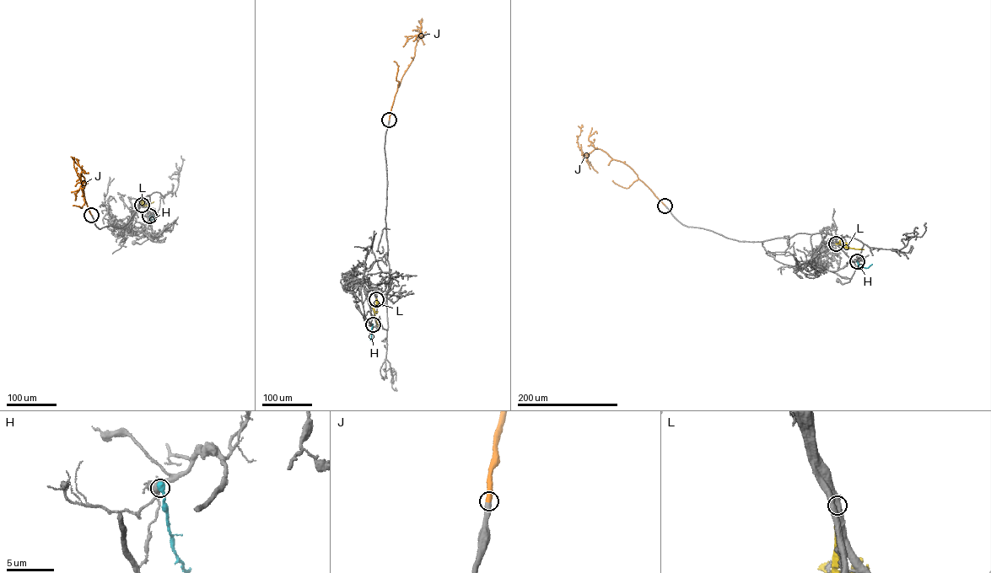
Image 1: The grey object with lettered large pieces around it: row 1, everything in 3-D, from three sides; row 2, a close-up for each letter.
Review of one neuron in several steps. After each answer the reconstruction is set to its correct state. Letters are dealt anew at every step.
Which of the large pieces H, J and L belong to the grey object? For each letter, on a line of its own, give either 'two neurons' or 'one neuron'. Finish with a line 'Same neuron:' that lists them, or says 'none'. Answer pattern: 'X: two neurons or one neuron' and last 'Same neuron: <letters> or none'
H: two neurons
J: one neuron
L: two neurons
Same neuron: J

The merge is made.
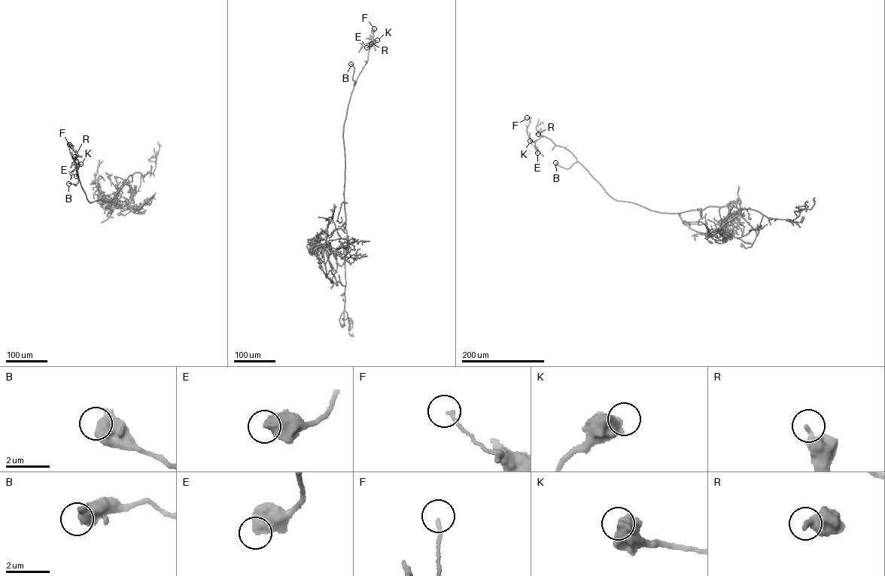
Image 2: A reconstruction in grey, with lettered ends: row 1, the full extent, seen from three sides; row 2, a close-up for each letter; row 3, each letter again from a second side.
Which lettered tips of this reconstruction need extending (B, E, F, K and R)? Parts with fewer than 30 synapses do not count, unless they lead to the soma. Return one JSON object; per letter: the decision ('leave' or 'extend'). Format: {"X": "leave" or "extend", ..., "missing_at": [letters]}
{"B": "leave", "E": "leave", "F": "leave", "K": "leave", "R": "leave", "missing_at": []}

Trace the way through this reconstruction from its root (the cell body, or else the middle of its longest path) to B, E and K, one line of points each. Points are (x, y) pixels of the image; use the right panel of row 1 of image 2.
B: (742, 245), (751, 247), (756, 233), (737, 207), (651, 210), (613, 199), (577, 162), (567, 169), (555, 162)
E: (742, 245), (751, 247), (756, 233), (737, 207), (651, 210), (613, 199), (546, 137), (535, 142), (537, 153)
K: (742, 245), (751, 247), (756, 233), (737, 207), (670, 213), (617, 201), (569, 151), (544, 136), (530, 140)

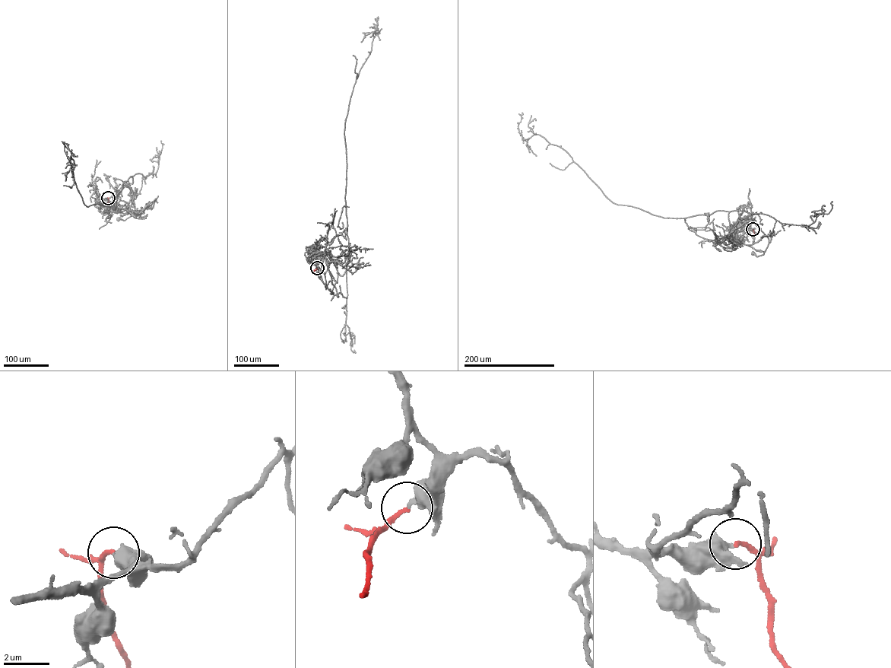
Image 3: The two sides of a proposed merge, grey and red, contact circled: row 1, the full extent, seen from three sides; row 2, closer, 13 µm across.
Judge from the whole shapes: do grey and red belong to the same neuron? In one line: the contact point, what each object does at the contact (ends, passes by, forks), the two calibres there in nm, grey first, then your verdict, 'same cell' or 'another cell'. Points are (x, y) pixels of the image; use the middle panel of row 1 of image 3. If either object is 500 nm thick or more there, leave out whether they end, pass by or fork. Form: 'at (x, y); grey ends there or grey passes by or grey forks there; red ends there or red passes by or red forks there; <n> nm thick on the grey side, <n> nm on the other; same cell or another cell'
at (317, 268); grey ends there; red ends there; 400 nm thick on the grey side, 180 nm on the other; same cell

